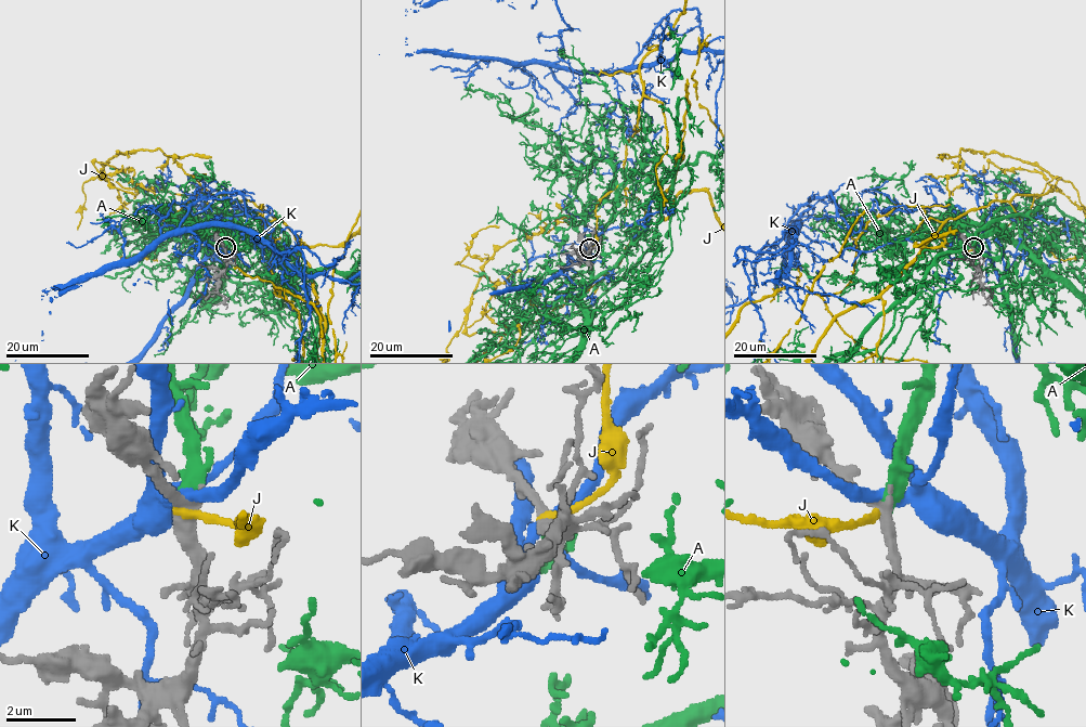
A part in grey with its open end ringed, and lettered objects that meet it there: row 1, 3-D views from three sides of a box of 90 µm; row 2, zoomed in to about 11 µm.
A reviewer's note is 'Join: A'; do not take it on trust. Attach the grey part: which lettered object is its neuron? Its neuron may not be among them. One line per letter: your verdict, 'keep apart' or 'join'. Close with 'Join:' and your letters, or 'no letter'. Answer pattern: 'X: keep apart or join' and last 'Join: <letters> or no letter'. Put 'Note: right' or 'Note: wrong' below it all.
A: join
J: keep apart
K: keep apart
Join: A
Note: right

